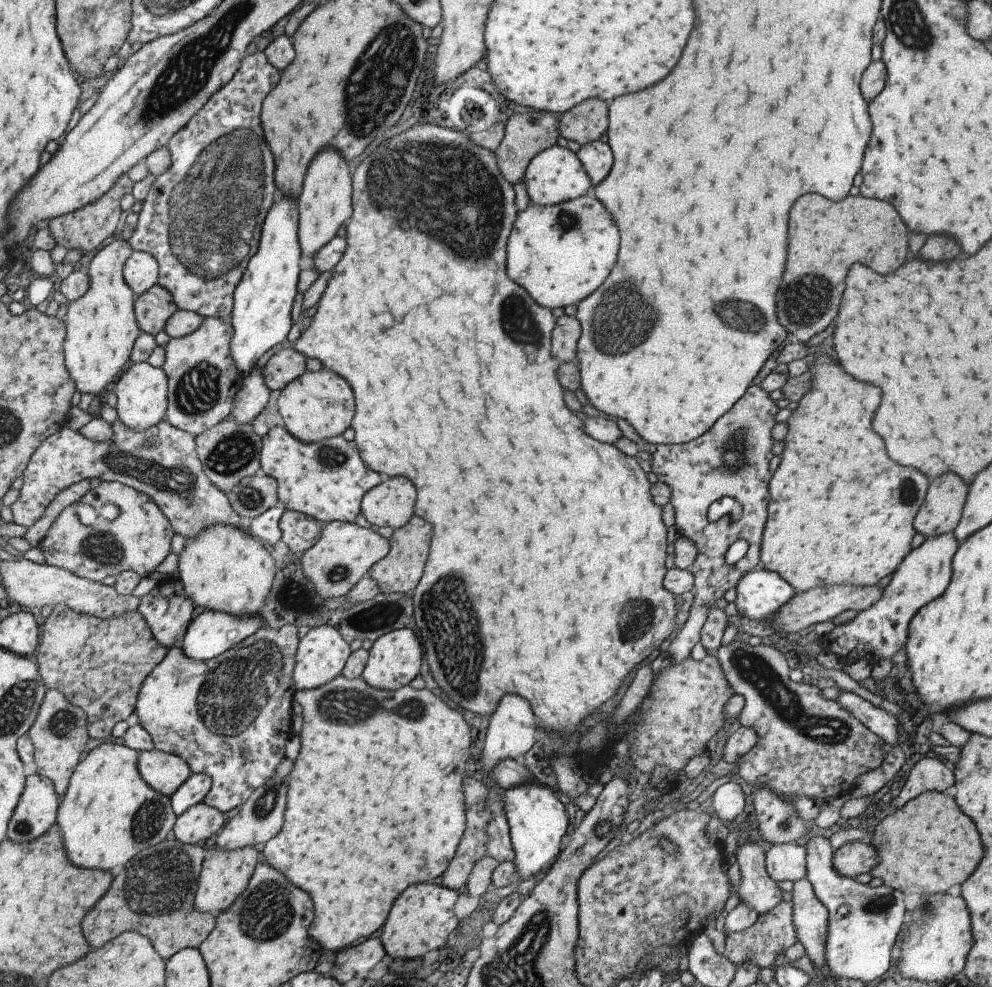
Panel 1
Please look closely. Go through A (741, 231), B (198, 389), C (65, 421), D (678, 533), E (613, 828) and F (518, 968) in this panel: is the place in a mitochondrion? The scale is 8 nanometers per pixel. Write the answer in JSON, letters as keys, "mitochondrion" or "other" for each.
{"A":"other","B":"mitochondrion","C":"other","D":"other","E":"other","F":"mitochondrion"}

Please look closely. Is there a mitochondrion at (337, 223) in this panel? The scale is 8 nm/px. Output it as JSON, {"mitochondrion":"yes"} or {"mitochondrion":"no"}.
{"mitochondrion":"no"}

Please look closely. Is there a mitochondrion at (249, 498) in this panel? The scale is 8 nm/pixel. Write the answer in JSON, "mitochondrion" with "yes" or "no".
{"mitochondrion":"yes"}

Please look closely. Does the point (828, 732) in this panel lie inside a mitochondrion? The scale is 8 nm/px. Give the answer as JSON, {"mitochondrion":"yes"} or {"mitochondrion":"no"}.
{"mitochondrion":"yes"}

